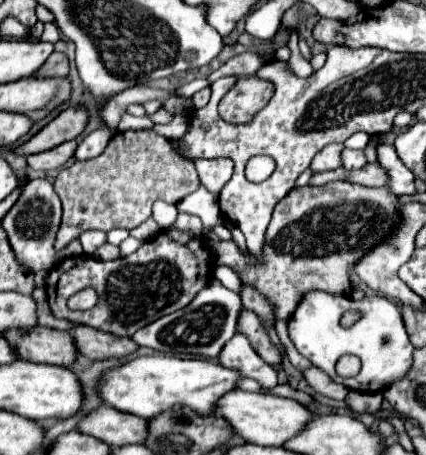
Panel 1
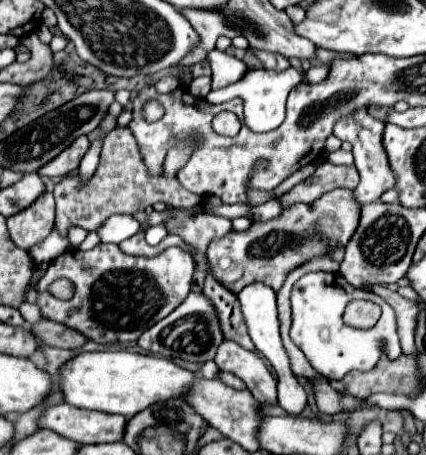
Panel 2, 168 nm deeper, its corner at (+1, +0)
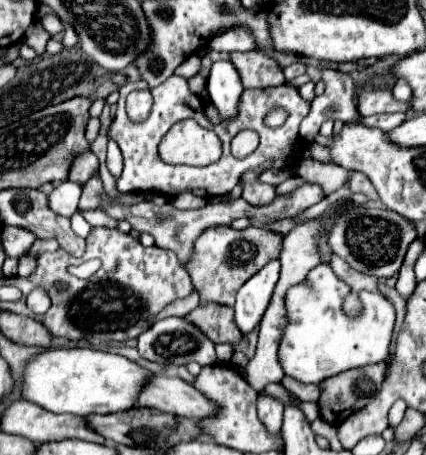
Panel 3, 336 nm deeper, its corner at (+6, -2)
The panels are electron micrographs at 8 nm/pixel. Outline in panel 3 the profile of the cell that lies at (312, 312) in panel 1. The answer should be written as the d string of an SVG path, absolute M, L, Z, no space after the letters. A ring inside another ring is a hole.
M328 264L312 268L304 284L288 288L284 296L288 324L278 346L280 364L286 376L304 384L320 384L322 380L350 368L388 360L394 330L394 304L378 290L364 290L360 292L364 306L362 316L348 318L342 312L342 302L348 292L350 286L346 286L346 282L342 282Z

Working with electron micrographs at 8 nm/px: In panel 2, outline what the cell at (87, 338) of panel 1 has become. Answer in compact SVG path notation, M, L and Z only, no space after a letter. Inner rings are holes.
M41 320L39 324L31 326L31 332L47 346L55 346L55 348L67 348L67 350L77 350L87 342L87 336L83 336L81 332L65 326L65 324L57 324L57 322L49 322L49 320Z

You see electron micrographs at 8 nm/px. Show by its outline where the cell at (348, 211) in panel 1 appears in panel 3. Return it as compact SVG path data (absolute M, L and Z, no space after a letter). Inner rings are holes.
M212 226L196 238L192 258L182 266L190 274L192 284L200 294L200 306L206 306L208 302L234 306L238 288L250 280L264 264L268 264L272 258L278 258L280 250L282 236L266 228L248 226L244 230L234 230L230 226Z

